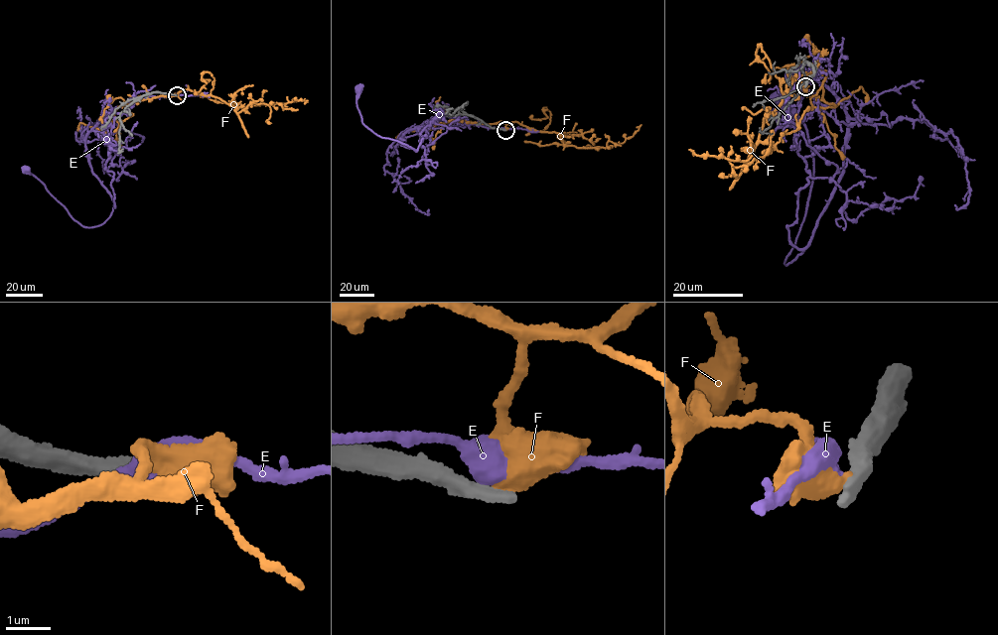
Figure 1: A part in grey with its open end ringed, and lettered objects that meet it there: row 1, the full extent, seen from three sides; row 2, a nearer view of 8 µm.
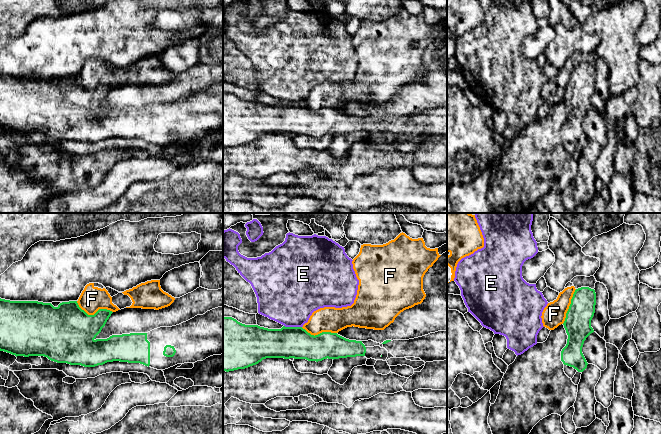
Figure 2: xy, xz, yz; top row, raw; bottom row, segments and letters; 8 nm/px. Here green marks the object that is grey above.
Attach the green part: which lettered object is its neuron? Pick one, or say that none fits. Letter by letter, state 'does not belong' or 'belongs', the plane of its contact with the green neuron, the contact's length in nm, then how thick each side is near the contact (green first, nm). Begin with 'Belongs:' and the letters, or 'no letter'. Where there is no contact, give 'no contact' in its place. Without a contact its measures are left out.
Belongs: no letter
E: does not belong | xz | 140 nm | 260/440 nm
F: does not belong | xy | 300 nm | 420/200 nm

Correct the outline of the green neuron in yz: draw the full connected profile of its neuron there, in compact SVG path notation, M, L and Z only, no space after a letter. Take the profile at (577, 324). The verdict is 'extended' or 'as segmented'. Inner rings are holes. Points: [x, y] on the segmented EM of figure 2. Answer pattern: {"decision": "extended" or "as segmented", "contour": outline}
{"decision": "as segmented", "contour": "M589 287L576 289L563 323L568 339L561 351L561 361L578 372L583 372L588 365L582 347L586 338L594 332L591 320L595 313L595 305L594 289Z"}

